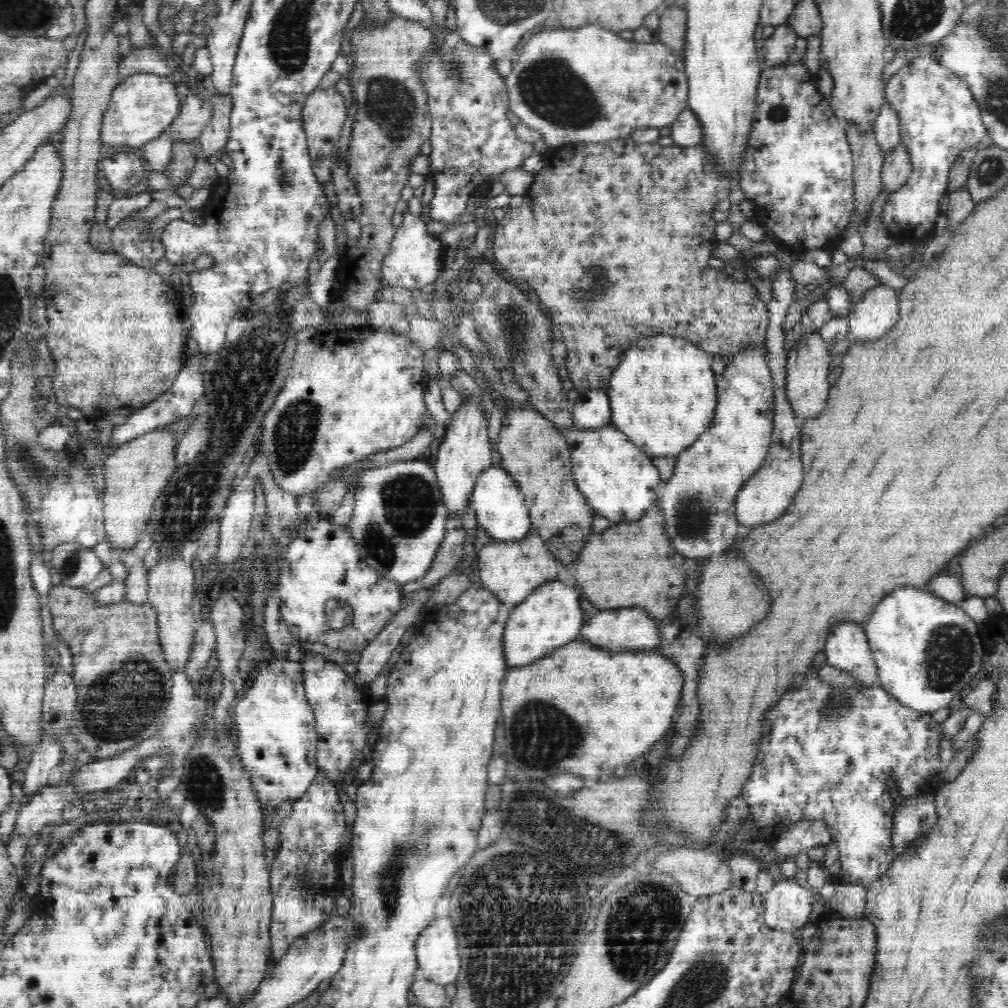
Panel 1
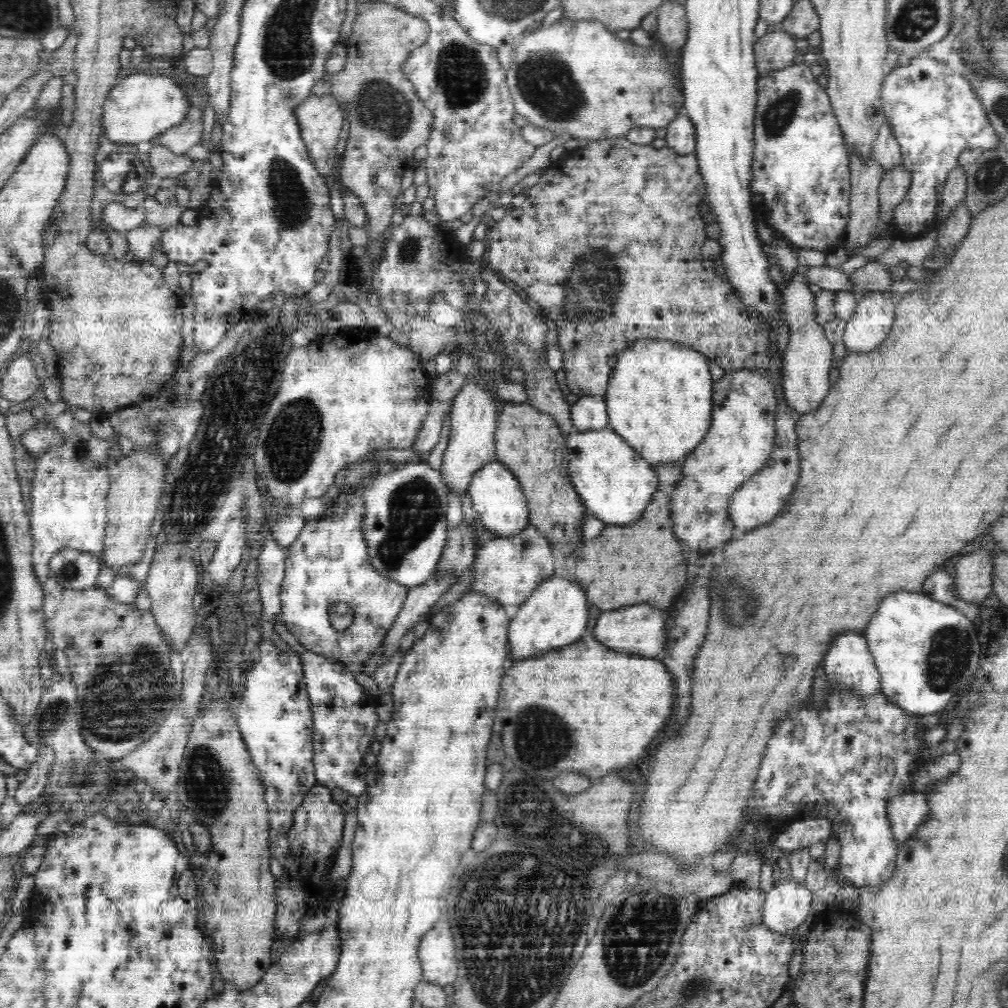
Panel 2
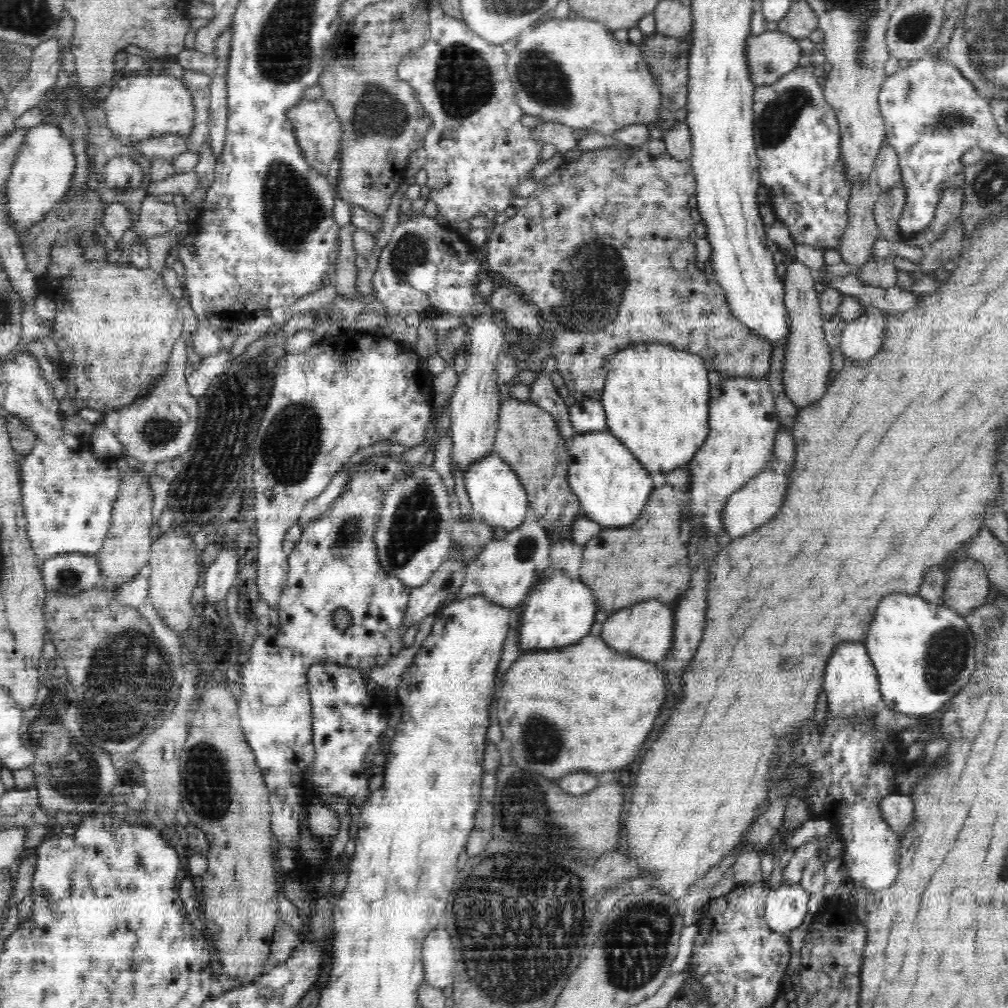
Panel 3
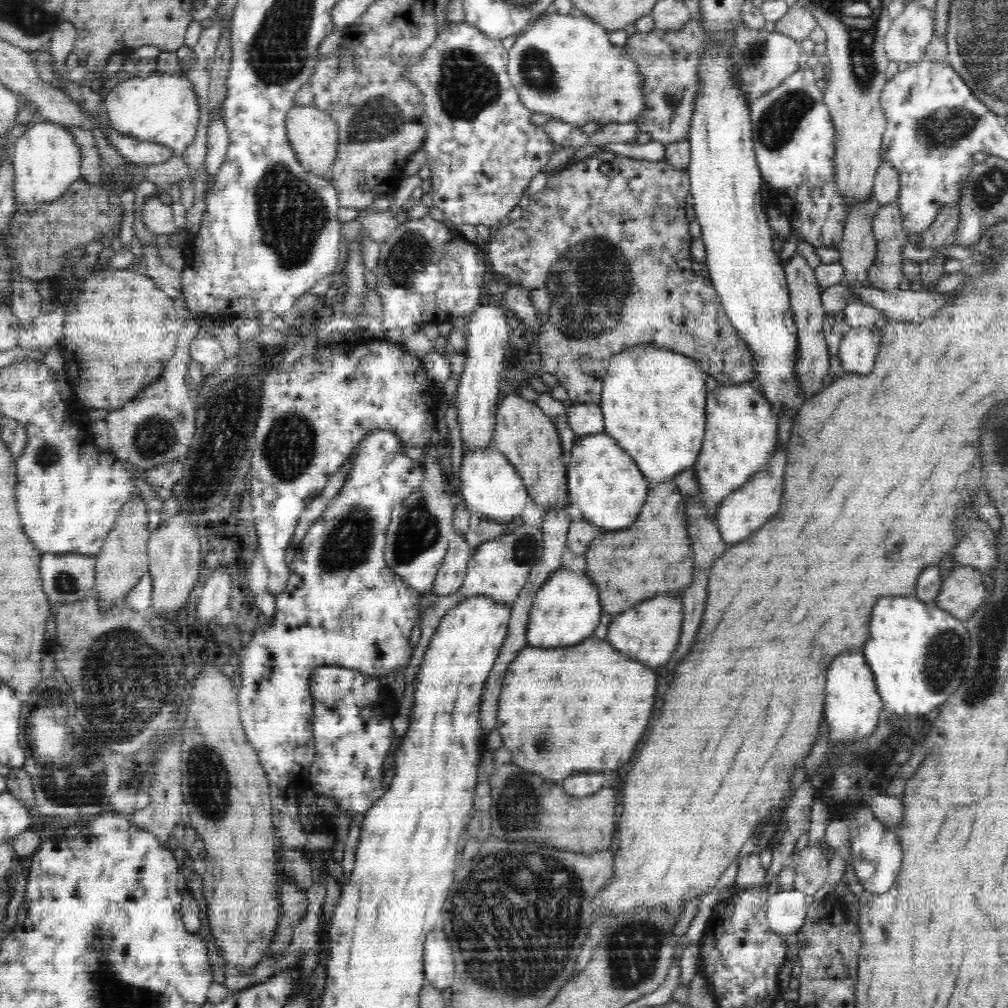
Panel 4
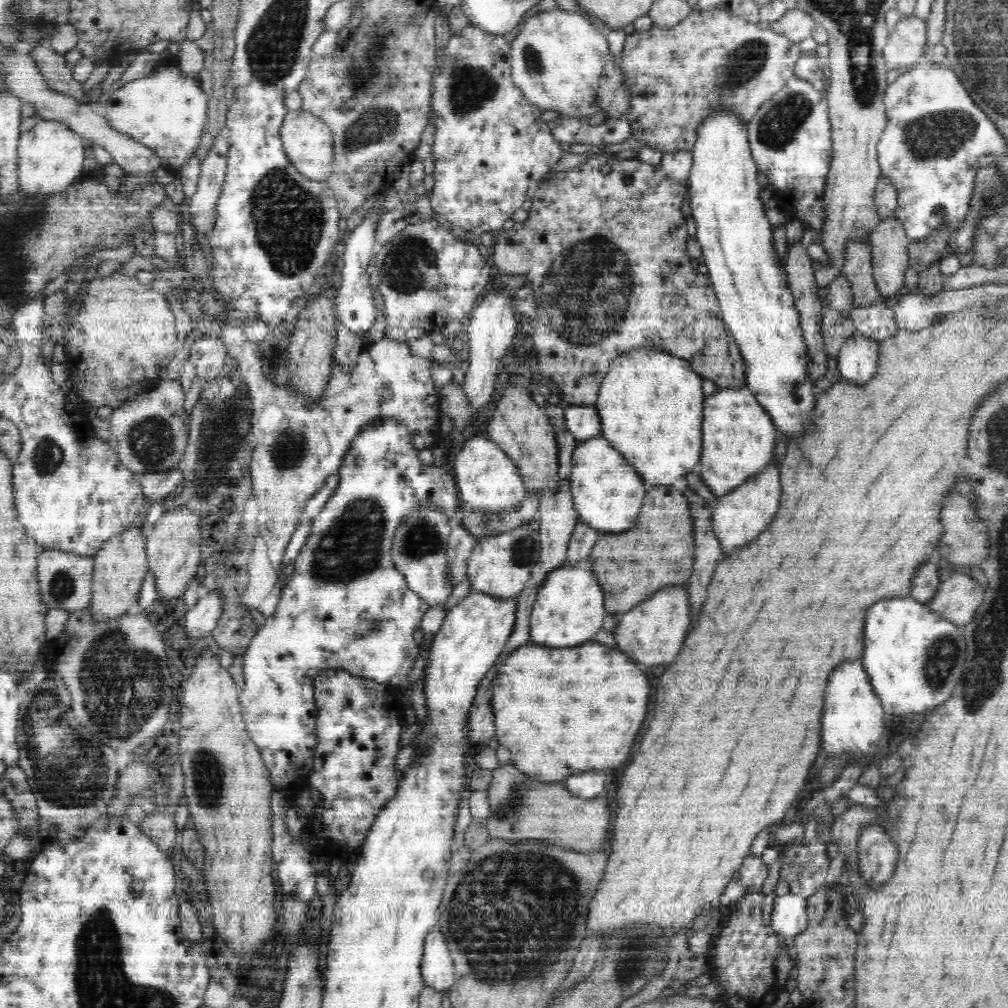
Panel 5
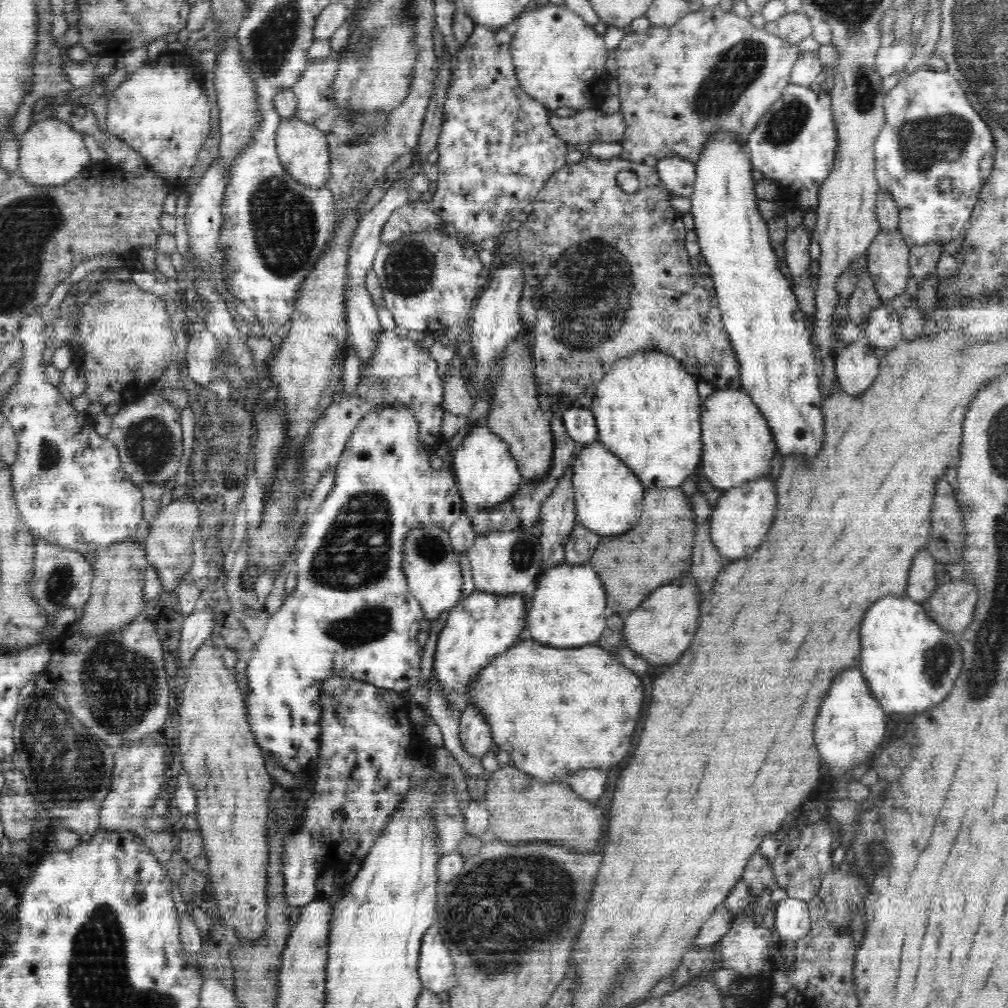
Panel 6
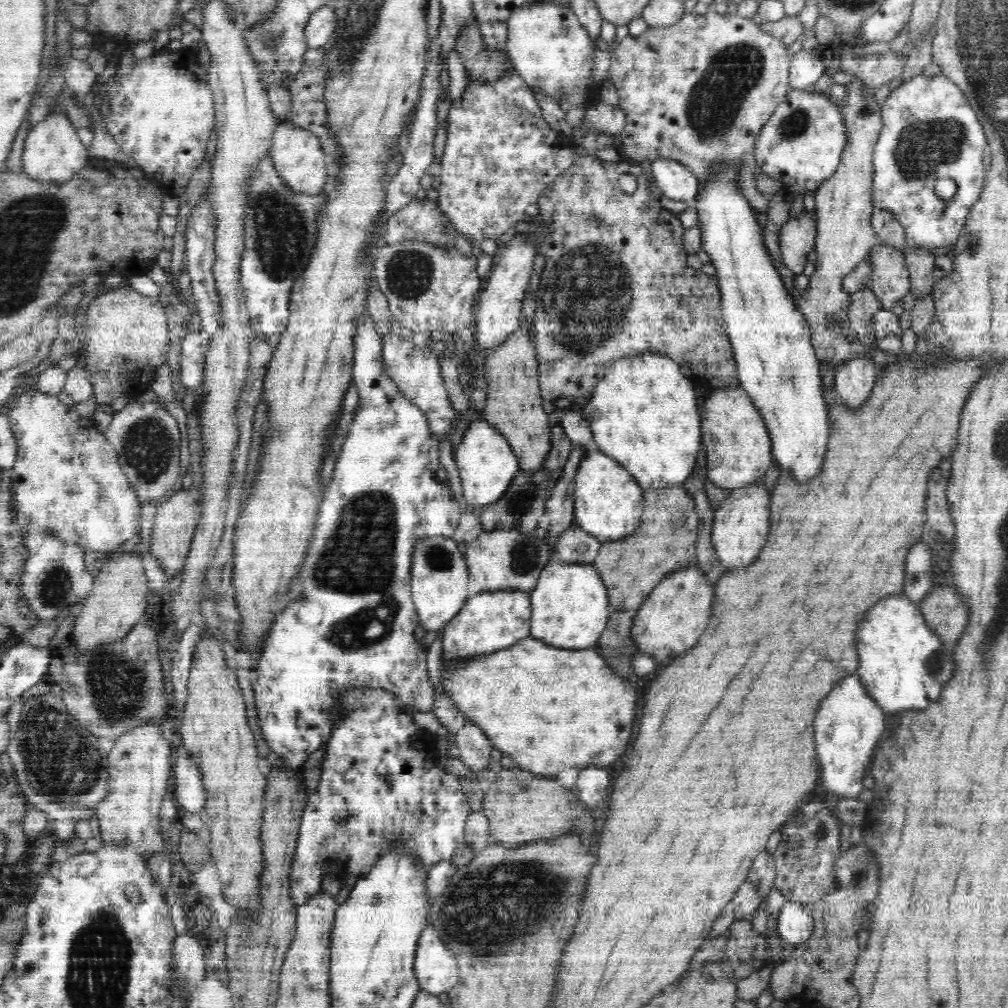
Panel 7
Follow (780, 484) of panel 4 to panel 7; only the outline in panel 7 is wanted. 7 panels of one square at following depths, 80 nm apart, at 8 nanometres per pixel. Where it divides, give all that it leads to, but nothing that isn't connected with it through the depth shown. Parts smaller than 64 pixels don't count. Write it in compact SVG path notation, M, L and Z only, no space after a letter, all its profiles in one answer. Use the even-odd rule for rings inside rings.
M752 483L748 488L732 489L730 496L715 508L711 540L718 560L725 568L724 572L730 570L730 566L746 566L746 562L750 558L756 558L758 550L762 550L770 524L770 498L766 488Z

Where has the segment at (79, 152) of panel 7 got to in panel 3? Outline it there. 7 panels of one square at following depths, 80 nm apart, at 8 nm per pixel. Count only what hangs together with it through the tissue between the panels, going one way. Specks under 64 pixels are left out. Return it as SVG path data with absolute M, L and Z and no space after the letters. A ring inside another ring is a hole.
M48 119L29 130L3 191L8 221L14 227L20 249L24 253L30 254L35 250L33 242L29 240L29 230L44 220L57 202L65 198L66 191L70 189L74 168L74 151L56 120Z

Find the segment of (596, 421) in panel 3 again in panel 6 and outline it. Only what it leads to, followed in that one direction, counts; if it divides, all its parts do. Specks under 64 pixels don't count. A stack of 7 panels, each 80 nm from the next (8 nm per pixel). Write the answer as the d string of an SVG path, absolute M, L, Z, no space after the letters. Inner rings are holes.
M569 405L569 408L562 413L561 419L570 438L580 446L597 440L597 422L589 408Z

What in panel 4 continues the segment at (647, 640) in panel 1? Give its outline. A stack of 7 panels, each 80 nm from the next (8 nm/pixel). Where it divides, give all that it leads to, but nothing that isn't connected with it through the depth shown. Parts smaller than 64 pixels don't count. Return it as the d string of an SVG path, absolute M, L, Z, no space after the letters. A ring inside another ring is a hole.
M666 596L650 598L630 610L624 610L620 616L614 618L614 622L611 622L607 629L608 643L624 656L646 666L657 667L658 664L668 664L678 646L683 620L684 608L680 598L666 598Z

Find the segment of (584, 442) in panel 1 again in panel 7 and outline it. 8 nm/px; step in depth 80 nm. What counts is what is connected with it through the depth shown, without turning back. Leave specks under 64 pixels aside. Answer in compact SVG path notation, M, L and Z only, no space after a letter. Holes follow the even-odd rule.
M594 446L579 462L575 475L574 524L603 543L620 540L632 534L641 521L643 490L633 475L617 459Z

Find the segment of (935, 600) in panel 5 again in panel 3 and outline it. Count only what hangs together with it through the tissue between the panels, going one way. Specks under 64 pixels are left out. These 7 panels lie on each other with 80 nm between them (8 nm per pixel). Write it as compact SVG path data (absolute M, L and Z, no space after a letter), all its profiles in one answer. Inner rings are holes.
M963 559L952 567L944 587L942 604L953 607L965 617L987 603L990 584L981 561Z

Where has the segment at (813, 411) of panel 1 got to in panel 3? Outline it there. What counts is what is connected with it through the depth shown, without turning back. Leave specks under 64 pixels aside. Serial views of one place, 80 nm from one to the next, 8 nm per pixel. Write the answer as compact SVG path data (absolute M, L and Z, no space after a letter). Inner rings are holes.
M794 259L782 268L786 312L790 319L790 334L785 348L783 386L796 408L804 409L824 396L830 383L832 350L824 339L824 316L820 310L819 292L816 291L814 271Z

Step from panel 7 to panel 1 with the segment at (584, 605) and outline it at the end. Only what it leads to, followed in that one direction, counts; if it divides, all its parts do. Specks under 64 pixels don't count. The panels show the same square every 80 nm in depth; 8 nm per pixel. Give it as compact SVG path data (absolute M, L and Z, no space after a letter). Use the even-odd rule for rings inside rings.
M558 579L548 581L540 585L532 594L520 603L507 619L505 630L503 631L503 656L509 668L520 668L534 661L540 660L564 646L569 642L579 639L579 631L584 623L584 612L580 607L580 590L575 585L566 584Z

